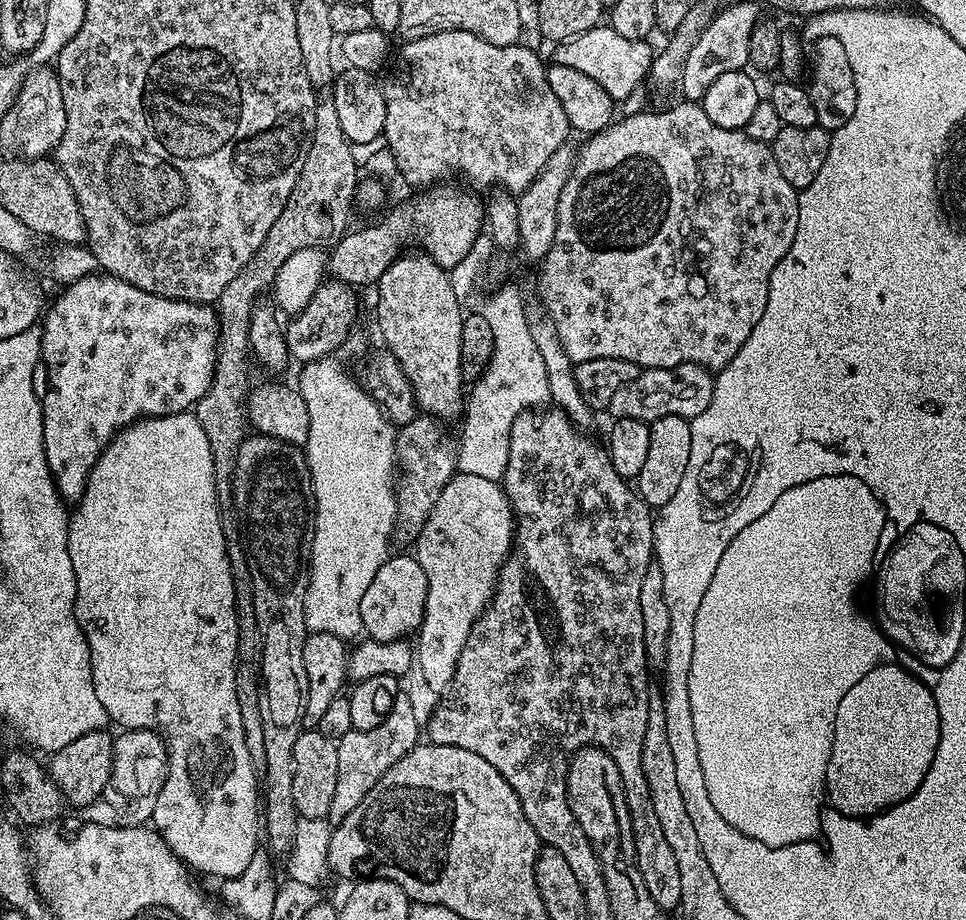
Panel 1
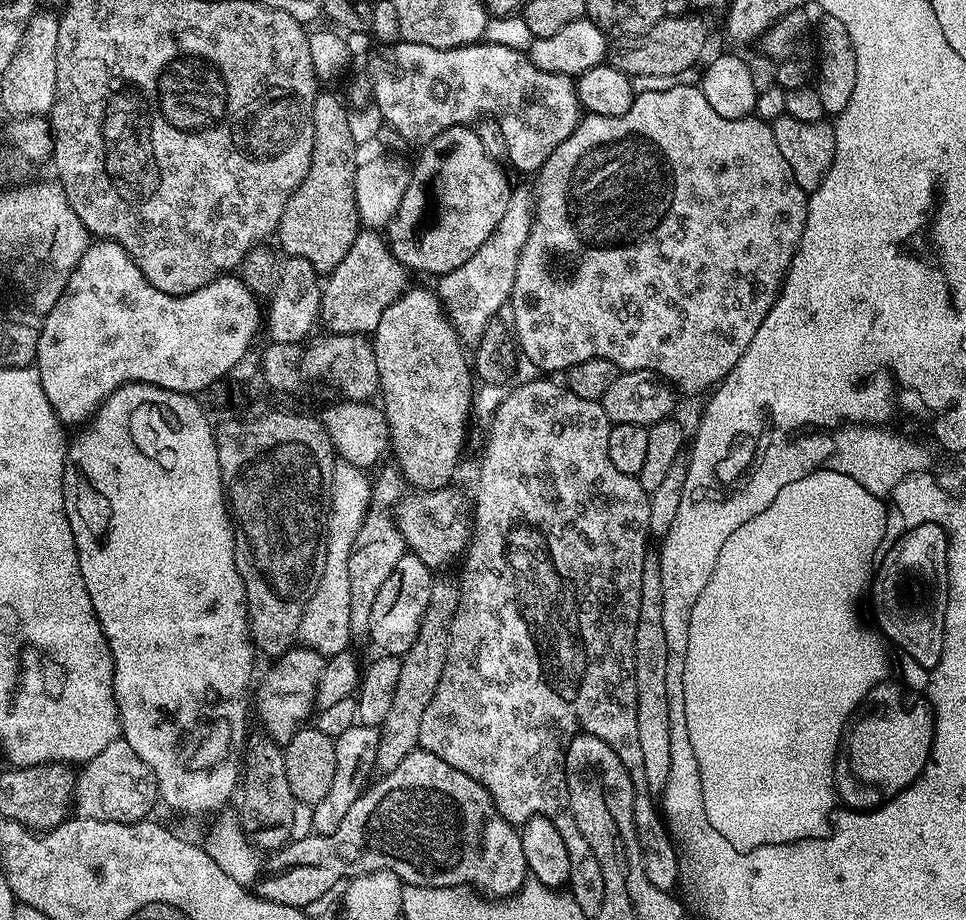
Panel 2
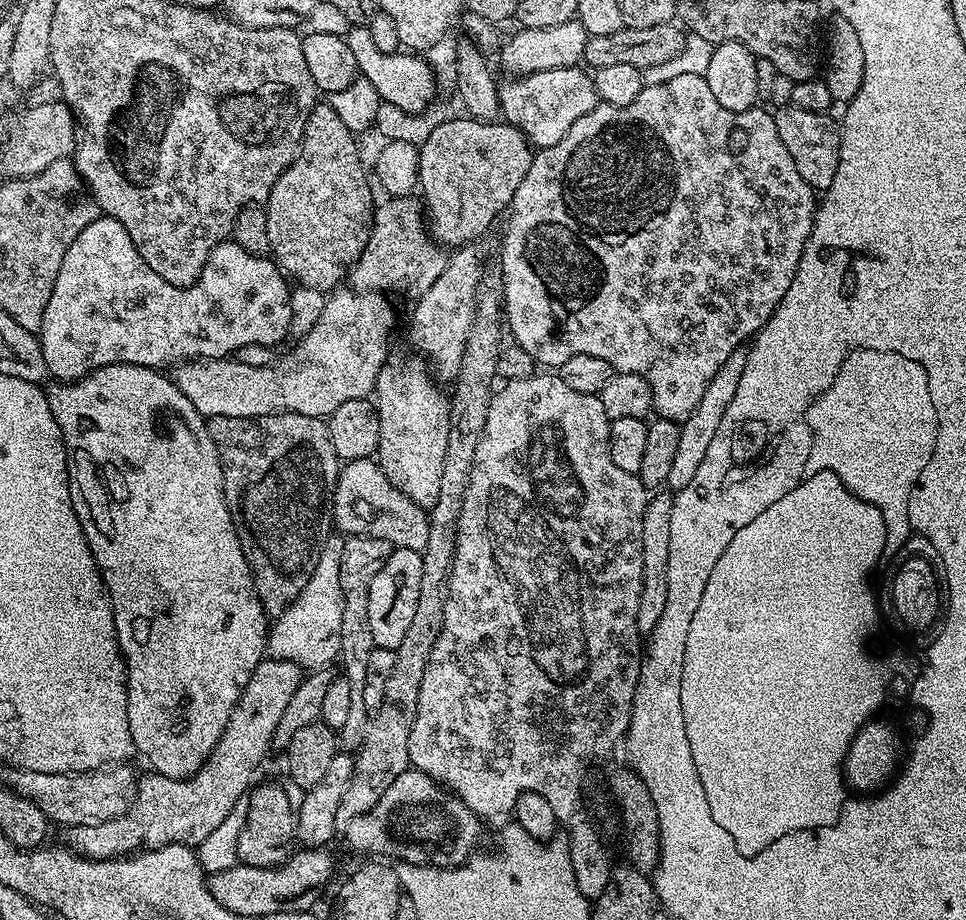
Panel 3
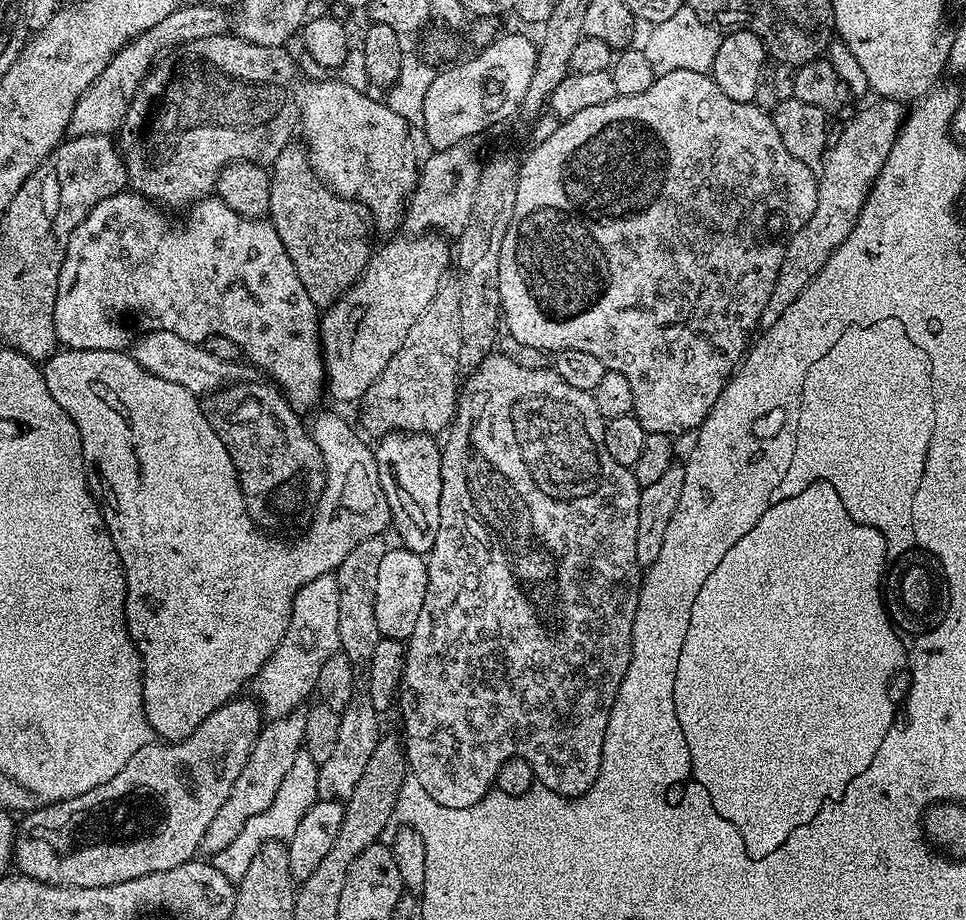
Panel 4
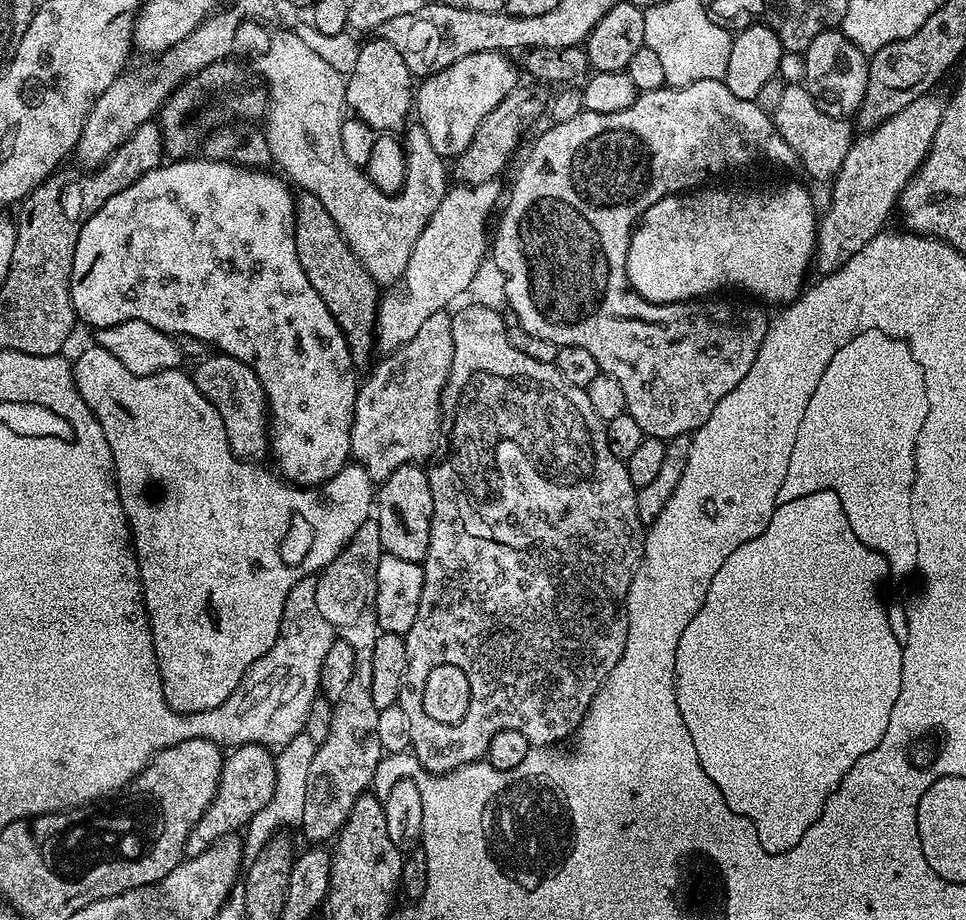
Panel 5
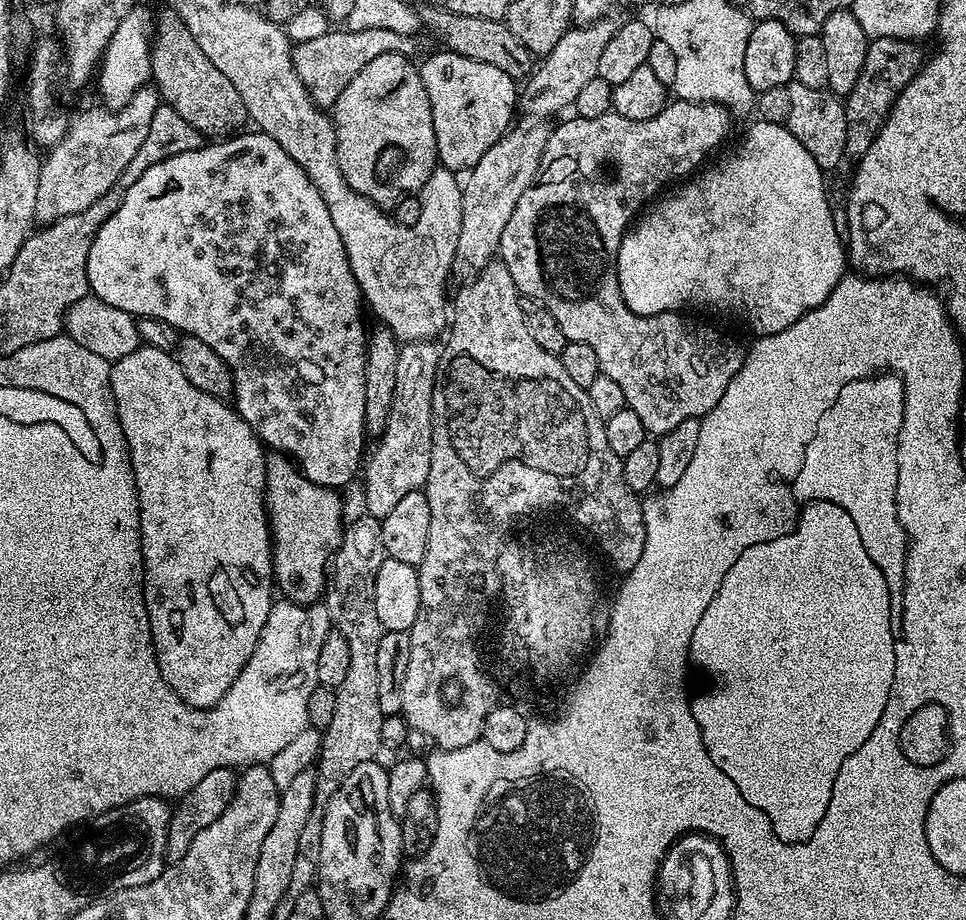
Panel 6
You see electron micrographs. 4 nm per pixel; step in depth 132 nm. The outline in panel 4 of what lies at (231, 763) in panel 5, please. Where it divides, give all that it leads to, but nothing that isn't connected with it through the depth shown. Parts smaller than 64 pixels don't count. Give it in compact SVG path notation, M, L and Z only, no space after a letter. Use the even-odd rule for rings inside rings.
M297 710L288 716L279 716L277 720L265 723L260 732L256 735L254 746L250 750L250 758L246 758L246 766L242 766L242 774L238 774L237 781L230 790L230 798L222 802L222 810L214 814L210 826L206 826L206 834L202 834L200 852L205 857L216 856L238 834L242 834L242 826L254 818L254 814L262 814L270 802L274 802L274 794L278 794L278 786L282 786L282 778L290 771L290 765L294 758L304 747L304 731L306 730L306 711Z

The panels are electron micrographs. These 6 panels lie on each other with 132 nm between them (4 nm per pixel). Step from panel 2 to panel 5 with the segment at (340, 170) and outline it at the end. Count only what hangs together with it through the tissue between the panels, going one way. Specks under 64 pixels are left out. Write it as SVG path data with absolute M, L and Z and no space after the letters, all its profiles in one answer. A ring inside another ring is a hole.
M305 191L296 196L296 249L298 262L302 262L310 286L318 290L346 338L352 363L360 370L371 369L374 364L372 351L375 353L378 348L381 289L338 230L334 218L326 212L326 206L322 206L314 194Z

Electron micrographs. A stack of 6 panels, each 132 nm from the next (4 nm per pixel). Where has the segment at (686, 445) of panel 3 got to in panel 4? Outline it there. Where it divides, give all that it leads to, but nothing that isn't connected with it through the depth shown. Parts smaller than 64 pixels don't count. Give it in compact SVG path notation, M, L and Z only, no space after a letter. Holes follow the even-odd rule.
M891 98L873 99L873 104L865 108L857 107L852 115L843 121L844 129L840 137L831 141L828 154L824 158L824 166L819 169L818 206L814 206L814 214L810 214L810 222L799 225L796 232L786 240L782 266L778 270L778 282L774 282L774 290L770 290L770 302L766 310L762 310L762 318L758 325L761 333L770 330L782 313L810 286L810 282L826 266L826 262L846 238L860 217L862 206L868 200L868 192L872 183L878 178L882 166L886 166L886 158L890 158L890 150L898 138L900 129L904 127L906 108L899 100Z

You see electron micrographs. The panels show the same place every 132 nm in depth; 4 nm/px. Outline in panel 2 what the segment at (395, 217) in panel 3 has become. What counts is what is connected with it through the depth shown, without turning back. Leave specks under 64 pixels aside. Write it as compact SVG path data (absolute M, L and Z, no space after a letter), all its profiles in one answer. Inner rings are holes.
M357 231L350 250L346 250L346 258L342 258L323 281L319 323L325 324L328 327L325 329L332 334L375 333L386 306L393 304L405 291L404 275L405 267L392 256L379 231Z

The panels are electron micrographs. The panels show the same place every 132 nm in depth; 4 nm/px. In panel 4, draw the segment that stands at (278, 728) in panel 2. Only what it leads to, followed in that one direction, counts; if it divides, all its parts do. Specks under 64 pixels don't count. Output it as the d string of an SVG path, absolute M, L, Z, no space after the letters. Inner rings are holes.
M233 698L222 705L214 714L207 716L185 740L175 742L153 742L142 746L110 782L102 782L102 786L94 786L94 790L86 790L86 794L78 794L69 800L57 800L37 806L19 821L16 830L16 846L14 864L23 875L43 884L63 884L66 888L97 888L98 886L114 886L122 882L130 882L130 878L142 878L142 874L158 874L162 870L174 870L174 866L182 866L182 862L193 859L200 852L202 834L206 834L206 826L214 819L214 814L222 810L222 802L230 798L230 790L242 774L242 766L246 766L246 758L250 758L250 750L256 741L256 735L262 727L262 709L255 699Z

